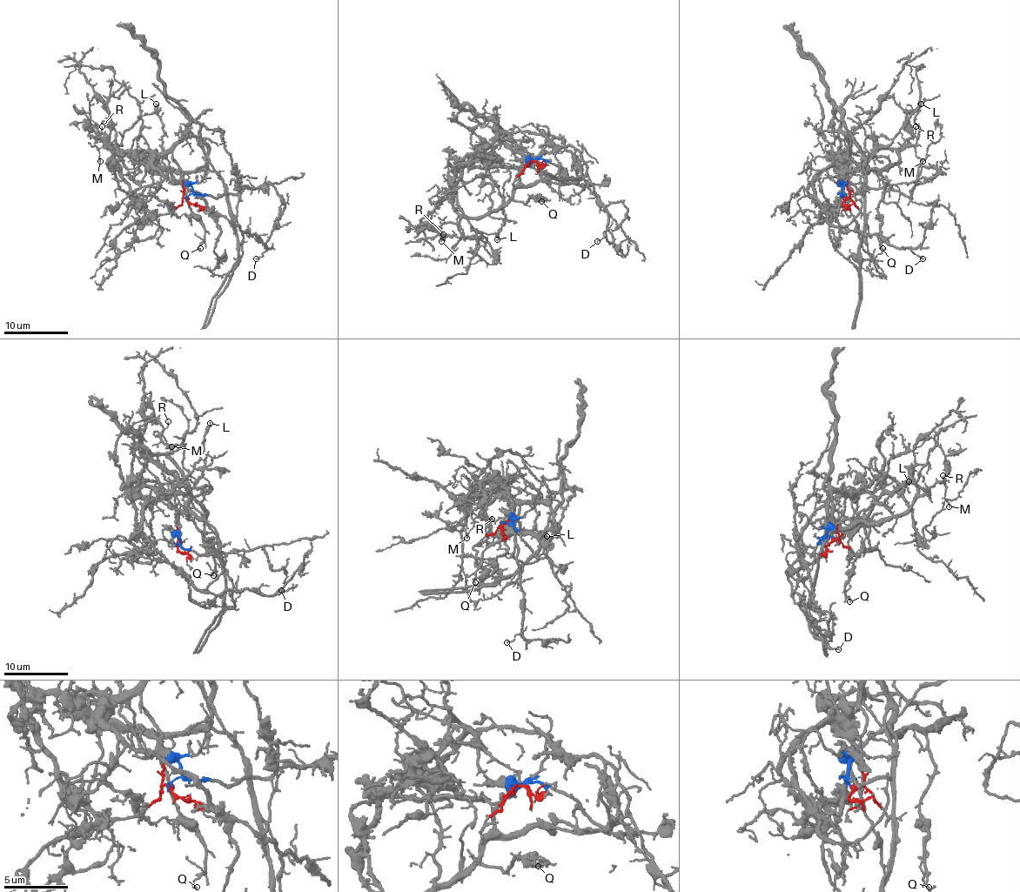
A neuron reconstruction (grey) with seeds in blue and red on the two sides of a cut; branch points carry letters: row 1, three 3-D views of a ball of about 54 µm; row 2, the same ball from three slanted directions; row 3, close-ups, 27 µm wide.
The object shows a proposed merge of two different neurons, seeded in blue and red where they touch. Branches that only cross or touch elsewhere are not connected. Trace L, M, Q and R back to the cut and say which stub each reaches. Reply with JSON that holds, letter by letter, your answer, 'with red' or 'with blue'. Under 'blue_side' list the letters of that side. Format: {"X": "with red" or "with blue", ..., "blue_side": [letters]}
{"L": "with red", "M": "with blue", "Q": "with blue", "R": "with blue", "blue_side": ["M", "Q", "R"]}

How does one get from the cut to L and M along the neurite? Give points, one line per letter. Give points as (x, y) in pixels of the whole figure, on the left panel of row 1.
L: (186, 198), (183, 196), (183, 173), (179, 164), (168, 153), (168, 166), (162, 162), (164, 130), (156, 103)
M: (186, 198), (192, 192), (192, 187), (177, 171), (131, 160), (115, 145), (100, 141), (94, 145), (100, 162)

